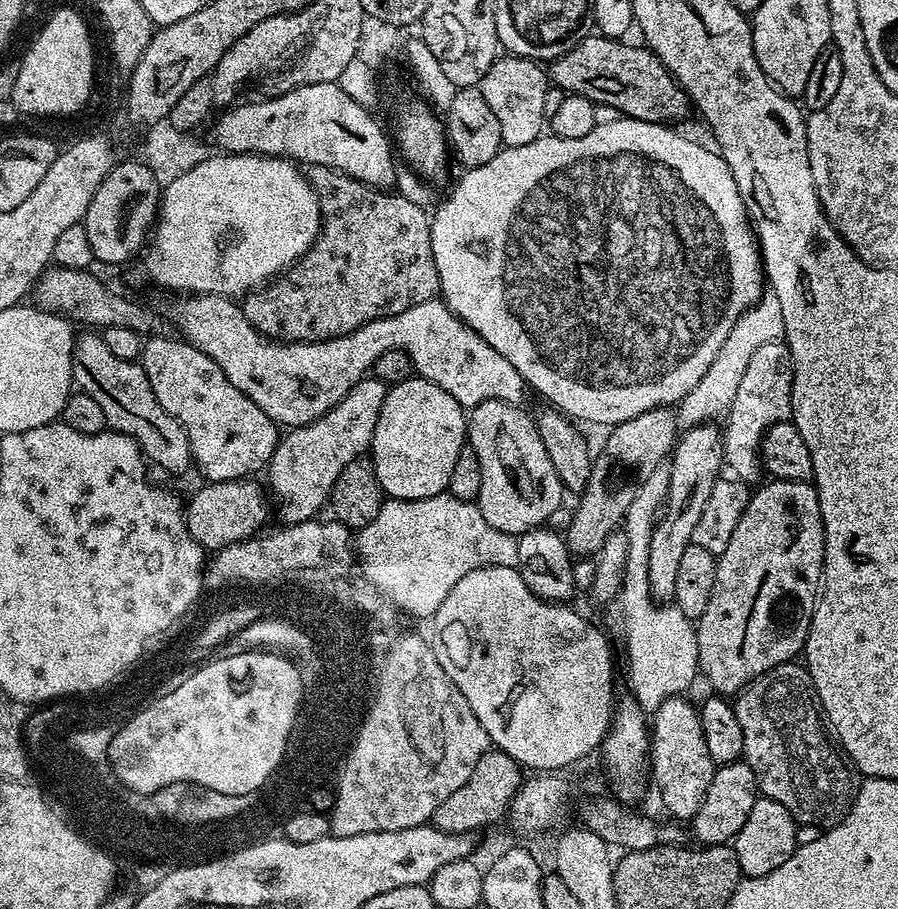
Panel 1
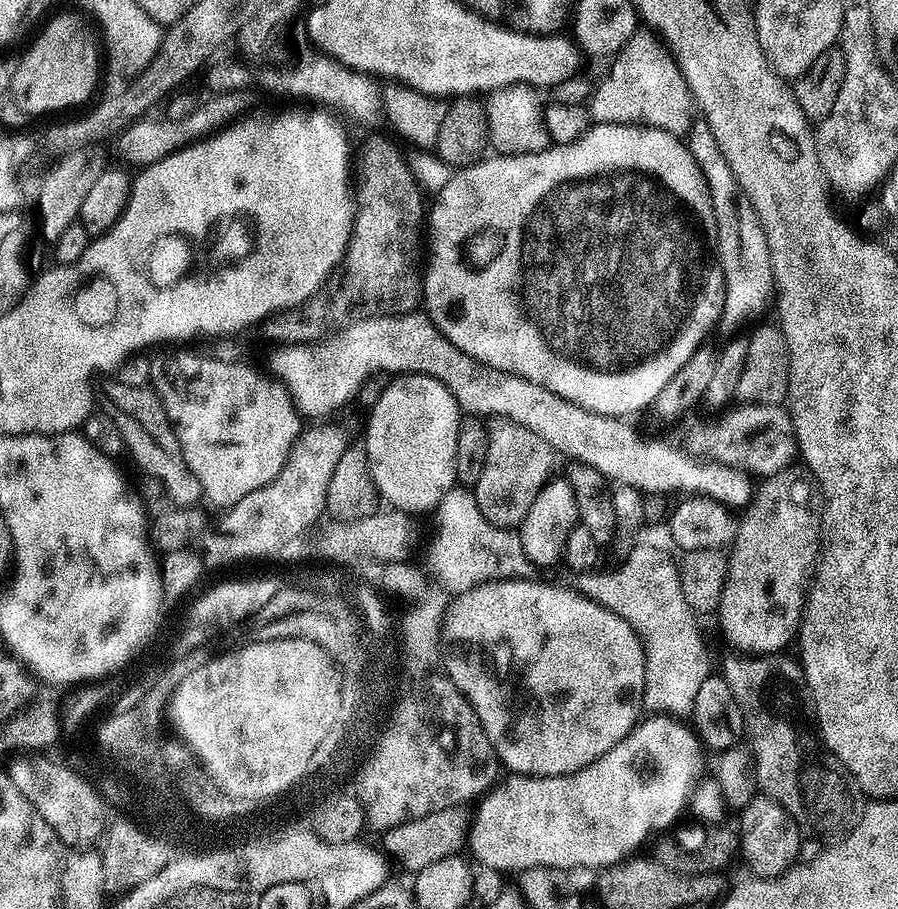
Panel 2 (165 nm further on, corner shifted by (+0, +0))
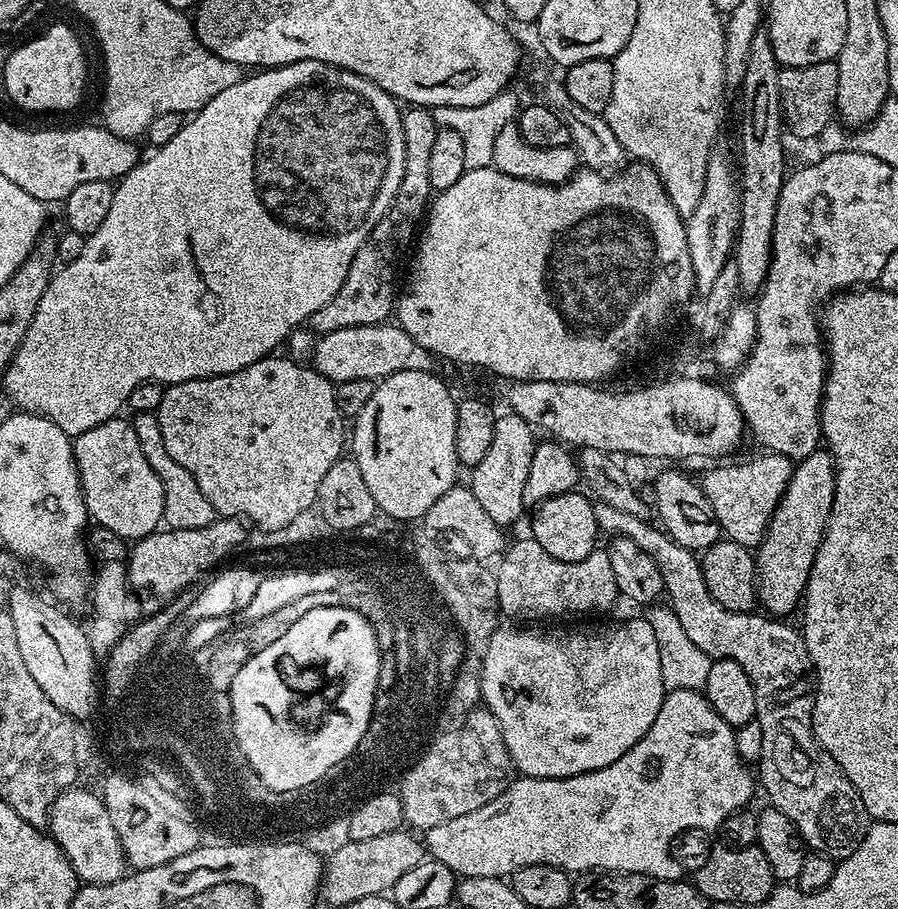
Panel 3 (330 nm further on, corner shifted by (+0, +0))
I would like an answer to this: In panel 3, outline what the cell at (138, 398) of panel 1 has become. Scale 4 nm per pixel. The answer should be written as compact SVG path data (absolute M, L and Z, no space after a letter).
M138 412L131 417L130 422L134 426L134 434L138 434L138 443L142 445L142 454L146 454L146 462L150 462L154 474L158 474L158 482L162 482L163 523L174 530L202 530L202 526L210 526L213 520L217 519L218 513L214 510L214 506L210 506L206 494L202 494L202 490L198 490L198 482L194 482L194 474L190 474L190 470L178 466L178 462L174 462L174 458L170 458L170 450L166 450L166 442L162 442L162 430L158 426L155 415L150 412Z

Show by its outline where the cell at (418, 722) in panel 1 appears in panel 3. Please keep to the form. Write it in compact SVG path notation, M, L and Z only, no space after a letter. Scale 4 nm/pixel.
M476 707L460 732L452 732L452 736L444 736L444 740L436 740L436 748L432 748L432 752L428 752L428 756L424 756L424 760L420 760L412 772L408 772L401 800L404 824L413 829L427 830L442 822L450 822L450 818L462 818L462 814L470 814L470 810L478 810L478 806L486 806L486 802L498 798L498 794L502 794L513 779L514 765L496 719L487 708Z

